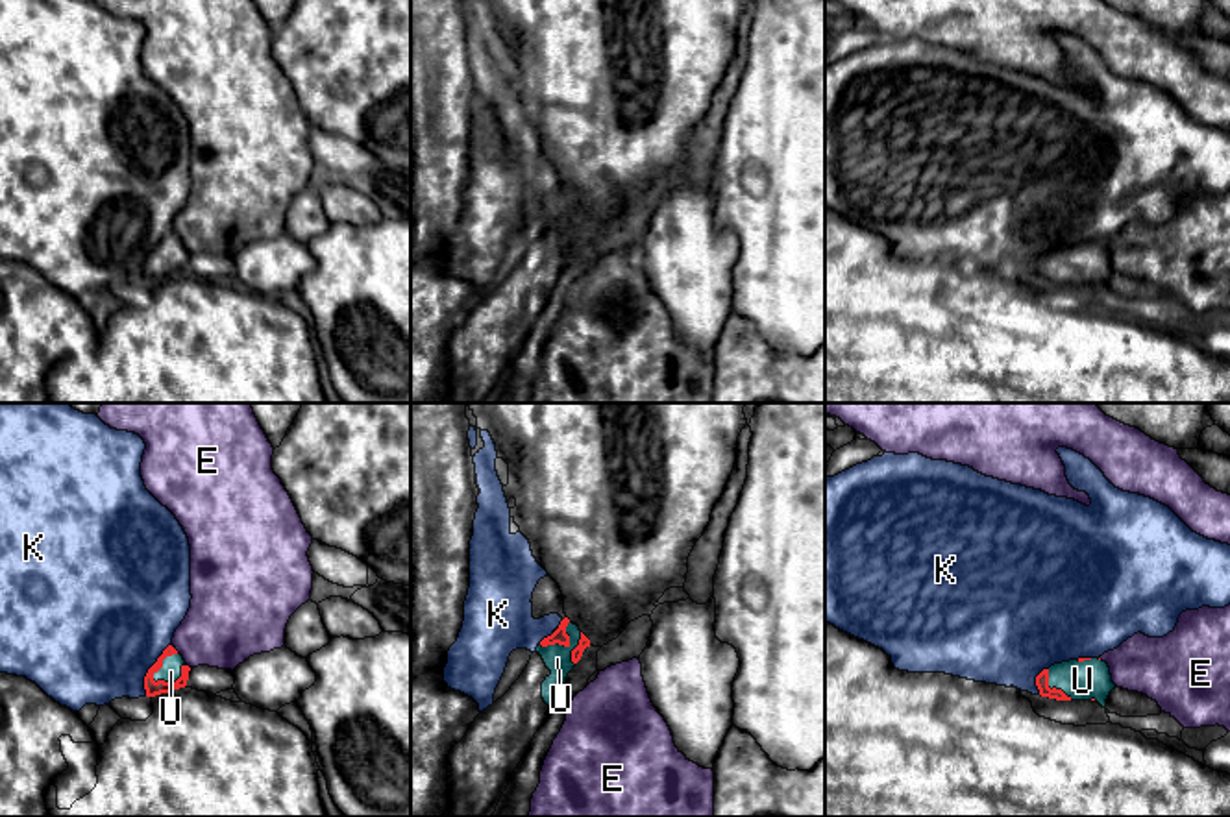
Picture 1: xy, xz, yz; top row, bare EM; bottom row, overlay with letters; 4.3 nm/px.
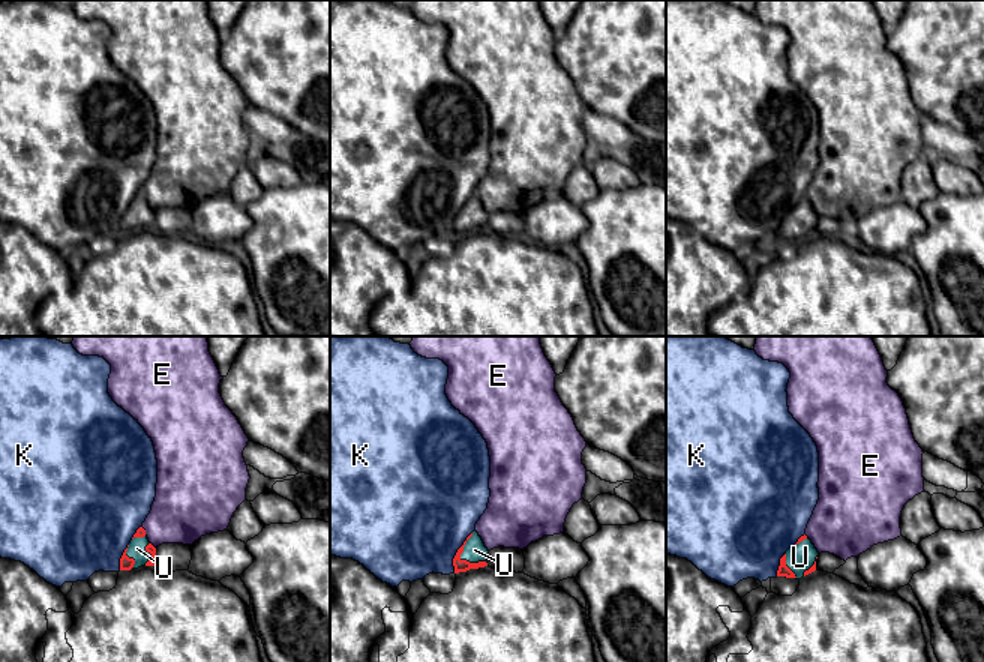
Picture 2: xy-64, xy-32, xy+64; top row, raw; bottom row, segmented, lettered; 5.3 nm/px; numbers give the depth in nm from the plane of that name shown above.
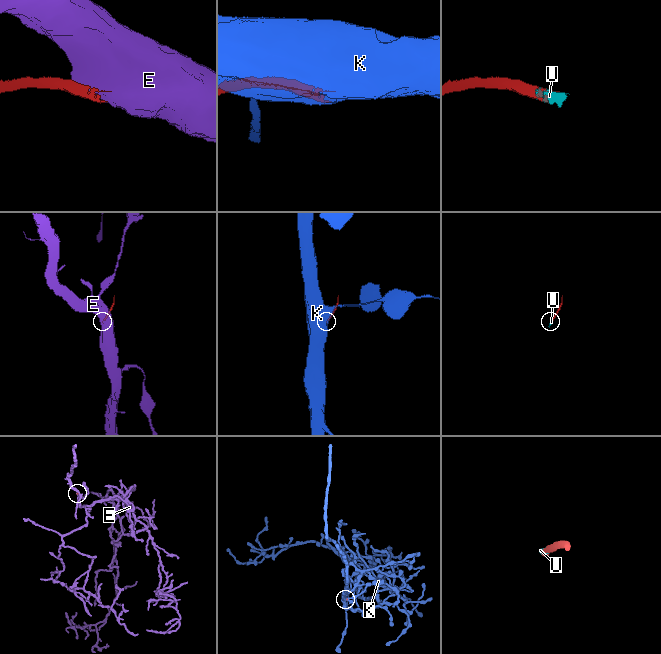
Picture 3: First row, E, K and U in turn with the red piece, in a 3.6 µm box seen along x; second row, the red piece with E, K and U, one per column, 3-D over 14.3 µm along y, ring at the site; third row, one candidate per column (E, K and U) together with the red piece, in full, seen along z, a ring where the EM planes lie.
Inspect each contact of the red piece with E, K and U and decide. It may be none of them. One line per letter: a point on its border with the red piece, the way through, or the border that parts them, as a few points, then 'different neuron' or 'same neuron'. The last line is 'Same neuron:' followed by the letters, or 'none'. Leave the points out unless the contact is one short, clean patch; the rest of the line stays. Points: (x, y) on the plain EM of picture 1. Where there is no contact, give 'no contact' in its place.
E: no contact | different neuron
K: xy (148, 256) | different neuron
U: xy (161, 250) | same neuron
Same neuron: U

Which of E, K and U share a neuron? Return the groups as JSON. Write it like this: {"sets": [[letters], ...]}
{"sets": [["E"], ["K"], ["U"]]}

